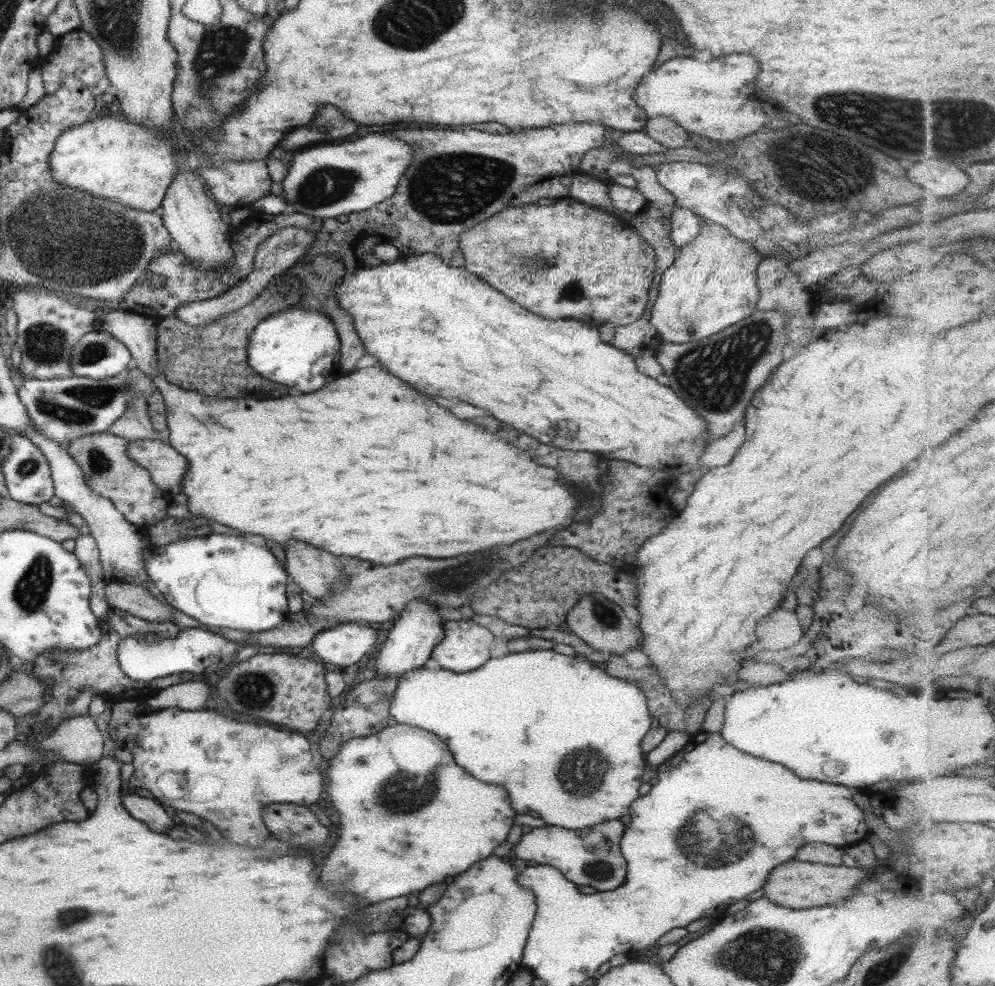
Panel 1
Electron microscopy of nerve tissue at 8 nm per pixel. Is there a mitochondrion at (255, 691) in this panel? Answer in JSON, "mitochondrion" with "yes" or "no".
{"mitochondrion":"yes"}

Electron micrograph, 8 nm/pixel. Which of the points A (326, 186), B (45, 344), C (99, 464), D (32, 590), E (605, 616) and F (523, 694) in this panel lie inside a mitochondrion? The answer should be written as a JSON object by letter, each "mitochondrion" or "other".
{"A":"mitochondrion","B":"mitochondrion","C":"mitochondrion","D":"mitochondrion","E":"mitochondrion","F":"other"}

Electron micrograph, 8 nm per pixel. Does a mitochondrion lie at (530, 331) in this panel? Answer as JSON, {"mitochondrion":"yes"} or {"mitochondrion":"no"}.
{"mitochondrion":"no"}

